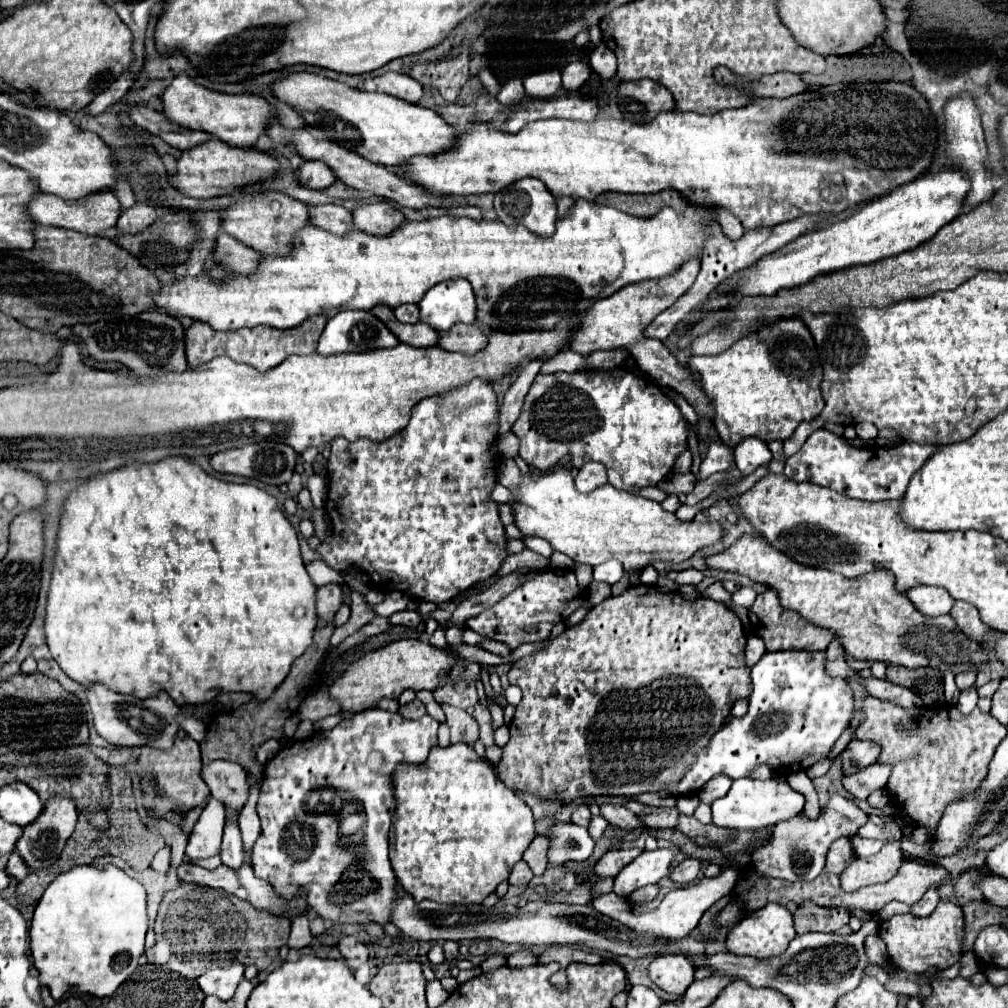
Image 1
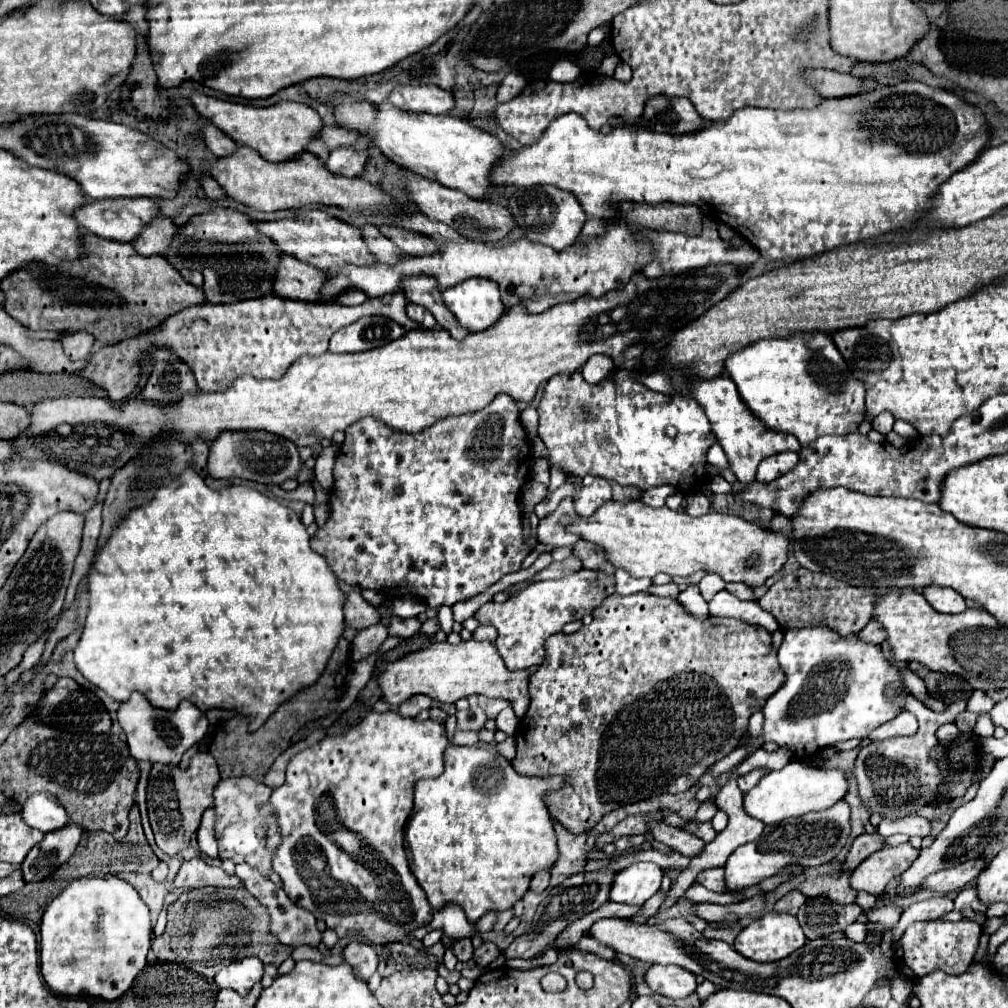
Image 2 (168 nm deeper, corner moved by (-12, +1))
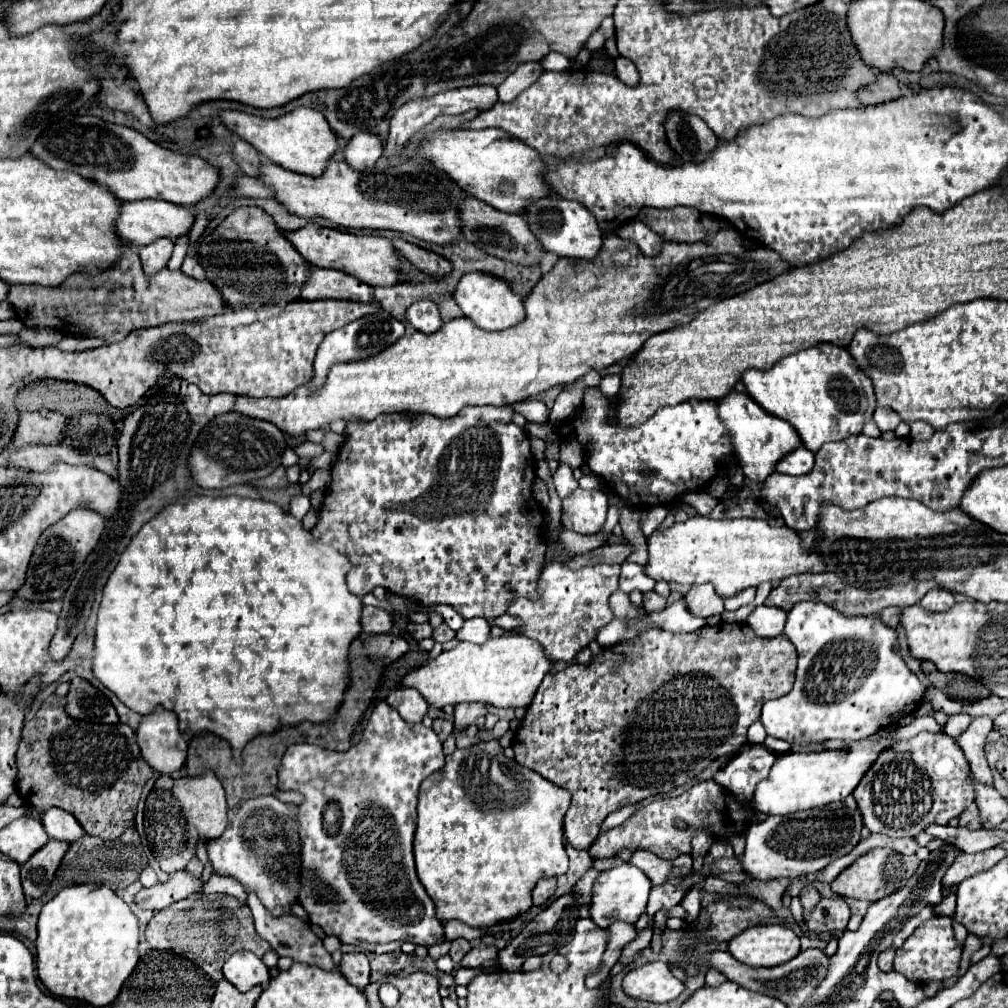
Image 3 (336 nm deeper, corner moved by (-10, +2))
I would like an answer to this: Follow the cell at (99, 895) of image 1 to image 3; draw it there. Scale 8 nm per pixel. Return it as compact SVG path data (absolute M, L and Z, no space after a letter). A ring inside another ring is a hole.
M68 886L44 904L38 918L38 978L54 996L108 1006L140 960L138 932L136 914L108 886Z

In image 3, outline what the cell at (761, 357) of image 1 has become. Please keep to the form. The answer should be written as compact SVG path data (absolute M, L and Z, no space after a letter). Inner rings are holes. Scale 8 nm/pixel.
M826 342L790 354L768 370L750 368L742 374L742 382L756 404L796 428L810 452L820 450L824 442L844 440L862 432L862 426L872 420L876 408L870 378L864 378L862 392L862 376L854 358L846 348Z

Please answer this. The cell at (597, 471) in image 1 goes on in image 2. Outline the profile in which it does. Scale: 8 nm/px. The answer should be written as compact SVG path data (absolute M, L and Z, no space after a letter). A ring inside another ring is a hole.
M598 477L590 487L580 487L574 497L574 509L580 517L590 517L596 513L604 503L608 503L612 497L610 483L602 477Z

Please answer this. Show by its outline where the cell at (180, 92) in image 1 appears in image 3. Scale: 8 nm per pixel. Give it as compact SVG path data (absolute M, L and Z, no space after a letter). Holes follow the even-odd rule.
M298 106L296 110L278 118L262 118L262 116L246 114L240 110L222 110L218 116L220 116L220 122L230 132L250 142L260 154L264 154L274 164L288 168L292 172L318 176L324 172L324 166L328 164L332 154L338 150L336 136L332 134L326 118L320 112L306 106Z

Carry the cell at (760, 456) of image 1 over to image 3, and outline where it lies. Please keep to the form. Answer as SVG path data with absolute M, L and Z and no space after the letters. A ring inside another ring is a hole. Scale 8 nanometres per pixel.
M798 446L796 450L792 450L790 454L786 454L778 464L776 464L776 472L780 474L792 474L792 476L800 476L806 474L808 470L812 470L814 466L814 454L808 452L804 446Z

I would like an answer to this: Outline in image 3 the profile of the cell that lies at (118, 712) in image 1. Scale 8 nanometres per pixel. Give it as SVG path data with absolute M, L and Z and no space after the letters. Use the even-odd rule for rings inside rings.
M156 708L154 712L142 716L138 730L136 730L136 744L140 746L142 758L160 774L172 774L182 768L188 754L188 738L186 732L180 728L180 722L174 712L164 708Z

